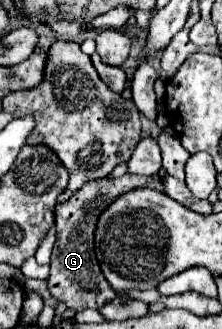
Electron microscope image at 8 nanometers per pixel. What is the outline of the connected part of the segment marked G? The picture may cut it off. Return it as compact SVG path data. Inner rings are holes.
M124 174L122 178L110 180L110 178L100 178L92 180L86 186L82 186L68 202L60 204L56 208L56 244L52 250L52 262L50 262L50 276L48 276L48 290L52 298L66 302L68 308L74 308L76 312L86 310L86 308L100 308L106 302L110 302L116 292L108 284L108 280L102 276L98 260L94 256L94 230L96 230L96 220L100 212L114 202L120 194L138 188L138 186L148 186L154 190L162 190L160 178L158 176L136 176L136 174Z

